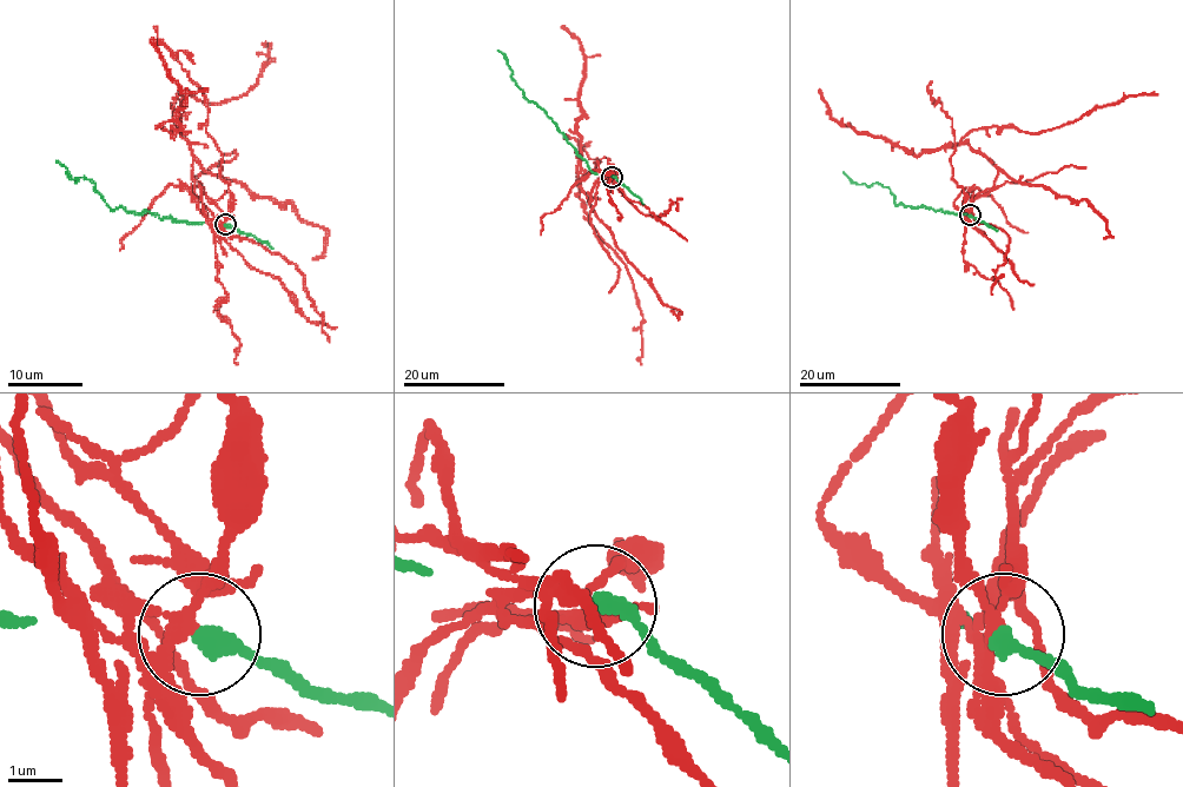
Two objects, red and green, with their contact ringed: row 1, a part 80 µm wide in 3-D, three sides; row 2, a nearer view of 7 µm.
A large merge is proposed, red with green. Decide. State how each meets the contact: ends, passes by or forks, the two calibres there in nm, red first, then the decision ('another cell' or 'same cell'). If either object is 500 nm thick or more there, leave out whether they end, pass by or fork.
red forks there; green ends there; 170 nm thick on the red side, 360 nm on the other; another cell

